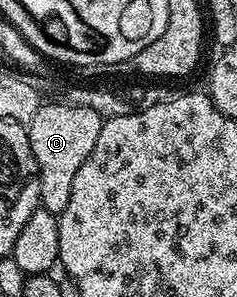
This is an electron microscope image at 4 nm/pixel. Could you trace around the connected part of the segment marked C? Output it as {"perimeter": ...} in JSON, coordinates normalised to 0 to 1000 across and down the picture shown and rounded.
{"perimeter":[[[257,343],[257,350],[173,347],[160,384],[118,407],[118,475],[143,519],[152,586],[169,596],[169,697],[249,717],[278,707],[278,680],[295,680],[295,636],[312,626],[312,599],[346,562],[346,545],[380,532],[380,505],[397,505],[414,478],[414,438],[430,438],[443,394],[418,391],[363,357],[329,357]]]}

